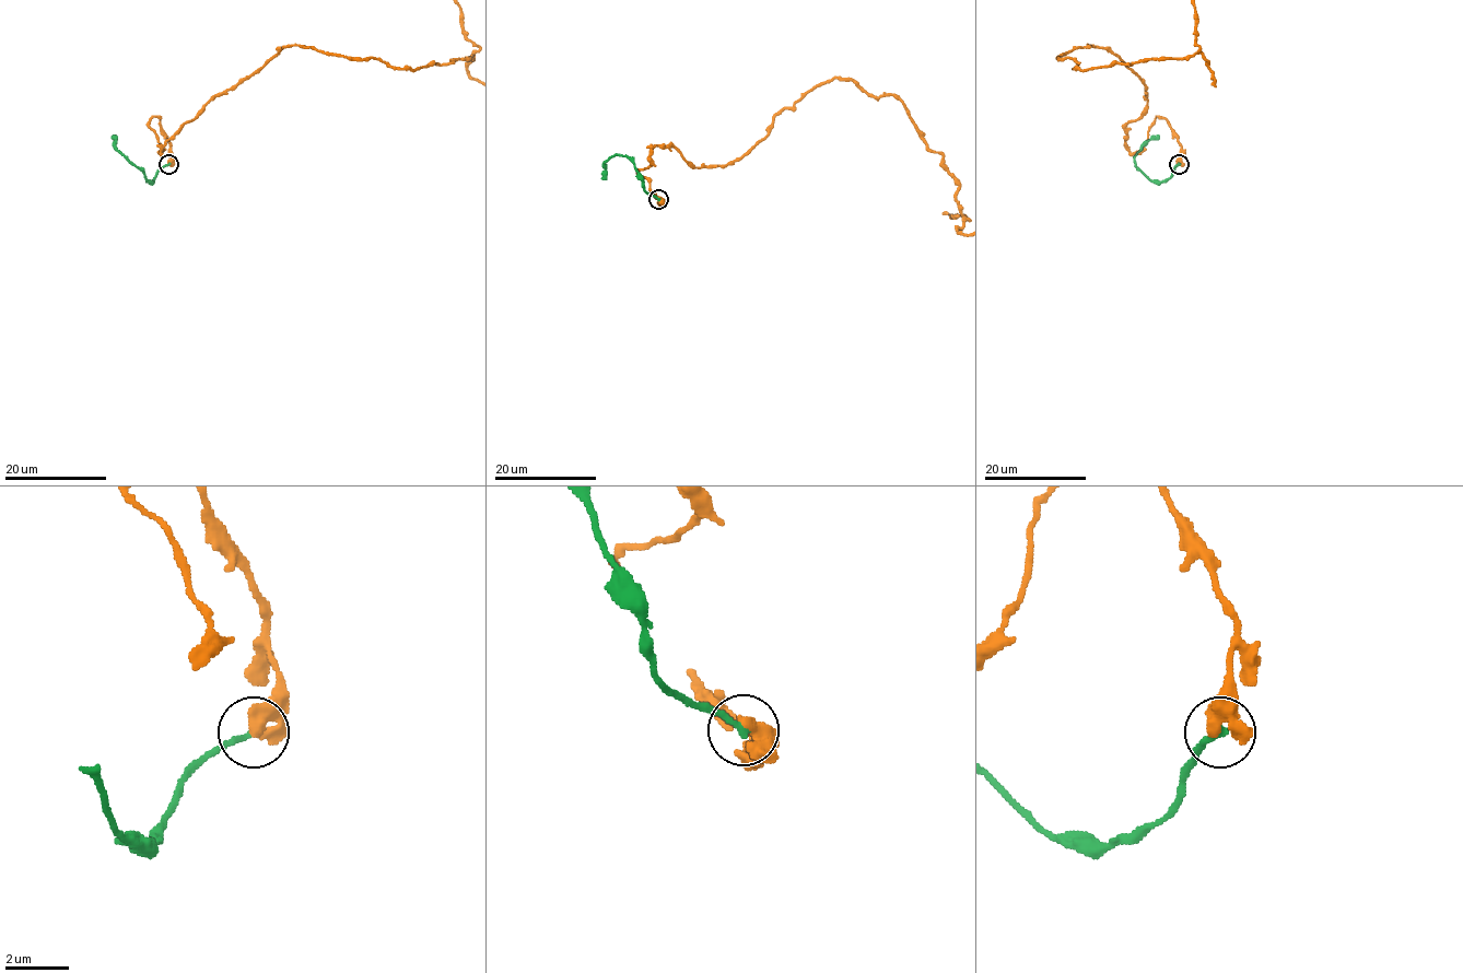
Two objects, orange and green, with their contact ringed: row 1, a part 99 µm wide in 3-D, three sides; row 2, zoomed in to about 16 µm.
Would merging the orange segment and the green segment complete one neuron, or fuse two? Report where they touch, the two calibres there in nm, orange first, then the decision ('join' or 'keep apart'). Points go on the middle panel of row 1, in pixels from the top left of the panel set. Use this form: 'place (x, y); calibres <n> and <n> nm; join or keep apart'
place (658, 199); calibres 440 and 240 nm; keep apart

